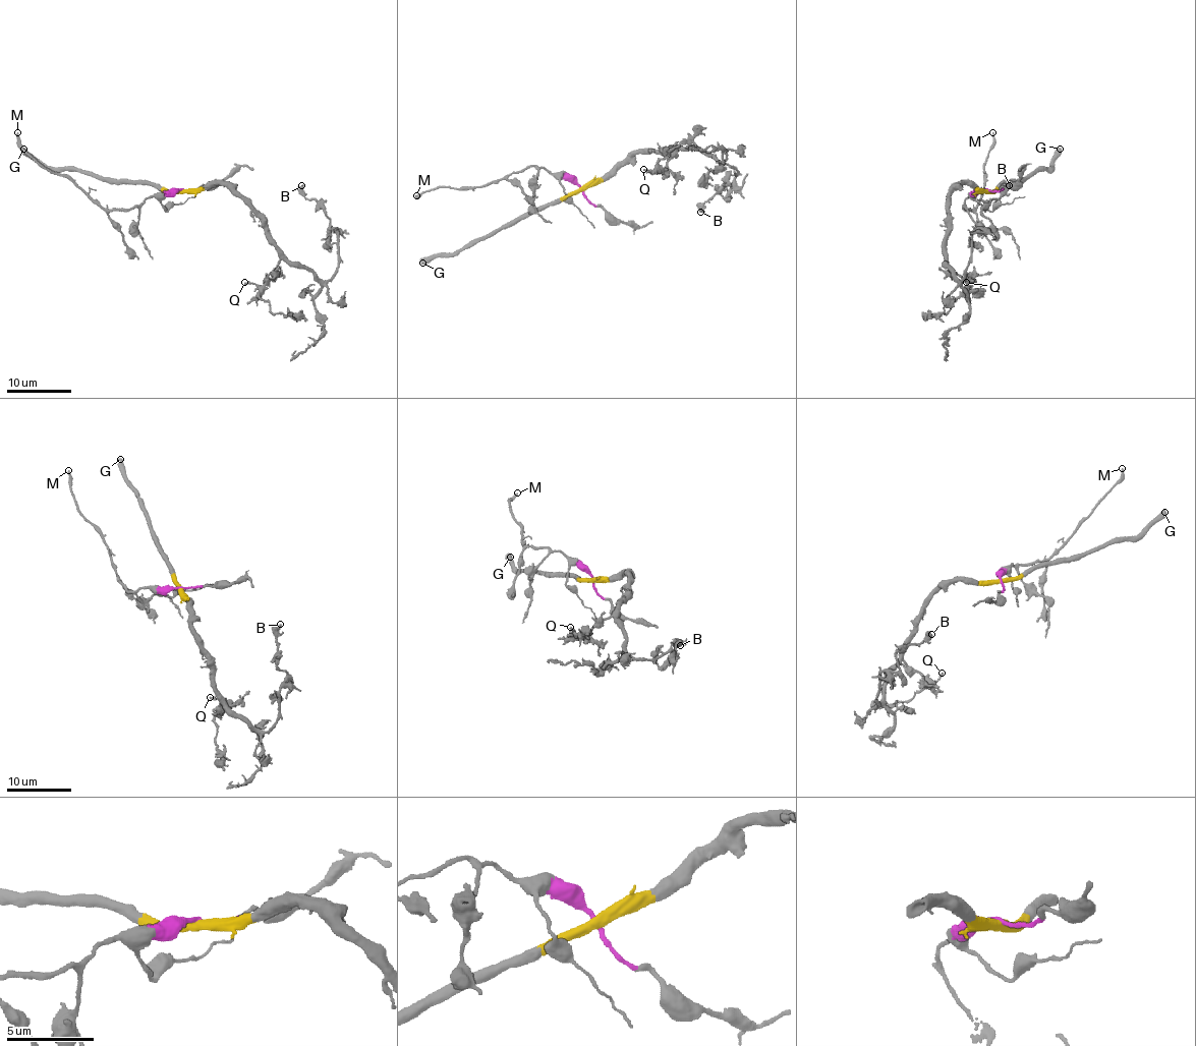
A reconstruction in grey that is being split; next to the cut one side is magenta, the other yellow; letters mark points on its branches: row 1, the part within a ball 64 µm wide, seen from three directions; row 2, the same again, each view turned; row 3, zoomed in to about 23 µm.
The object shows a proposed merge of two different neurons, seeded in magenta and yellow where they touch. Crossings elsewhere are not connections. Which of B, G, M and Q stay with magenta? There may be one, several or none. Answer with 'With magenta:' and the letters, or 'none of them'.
With magenta: M

